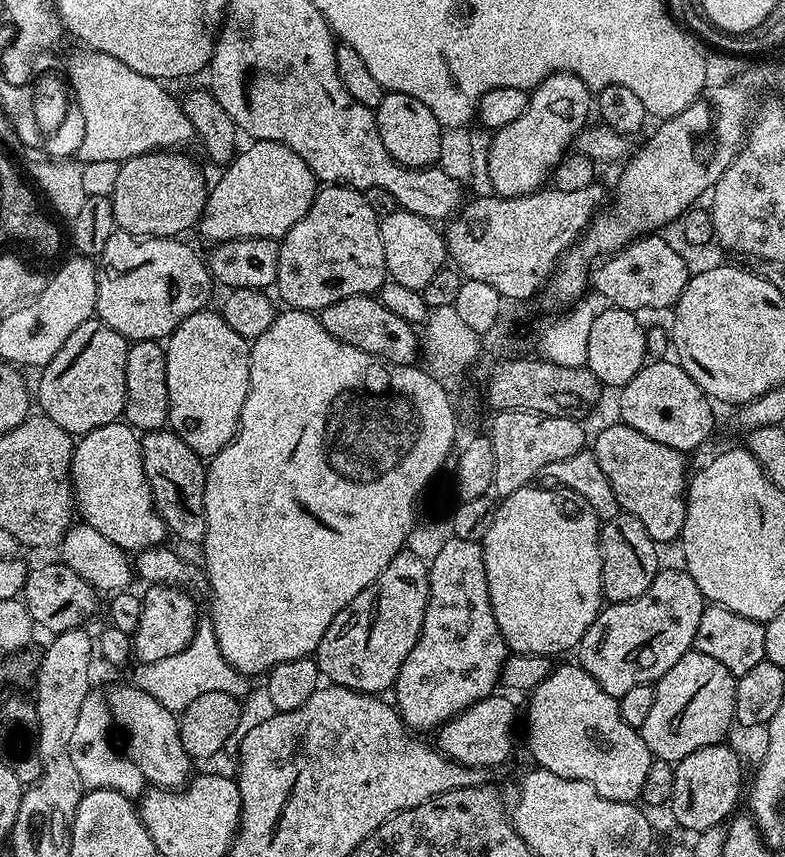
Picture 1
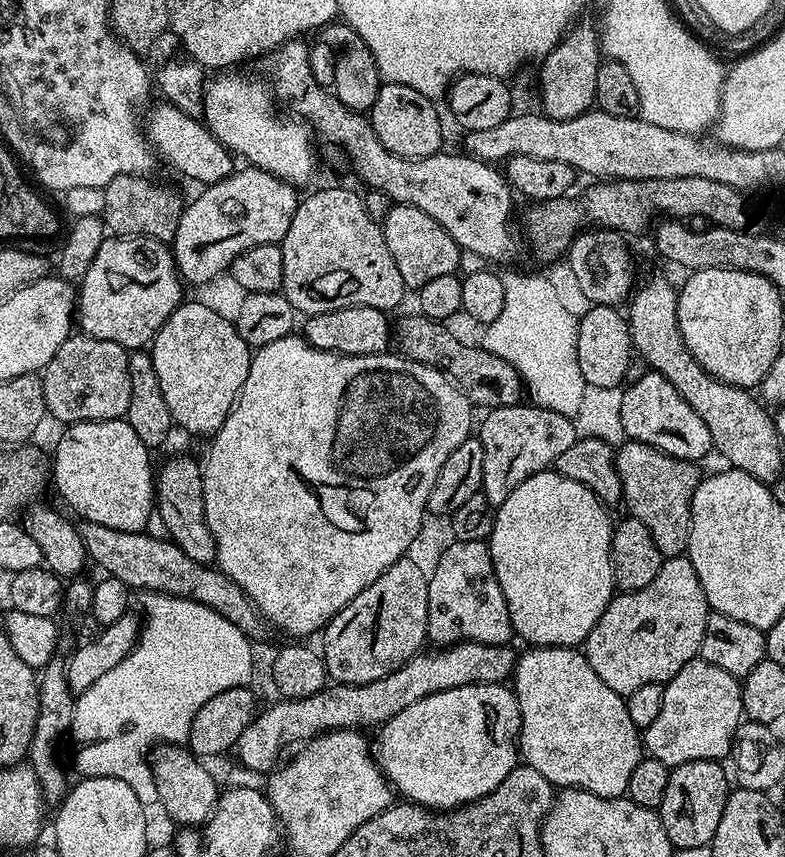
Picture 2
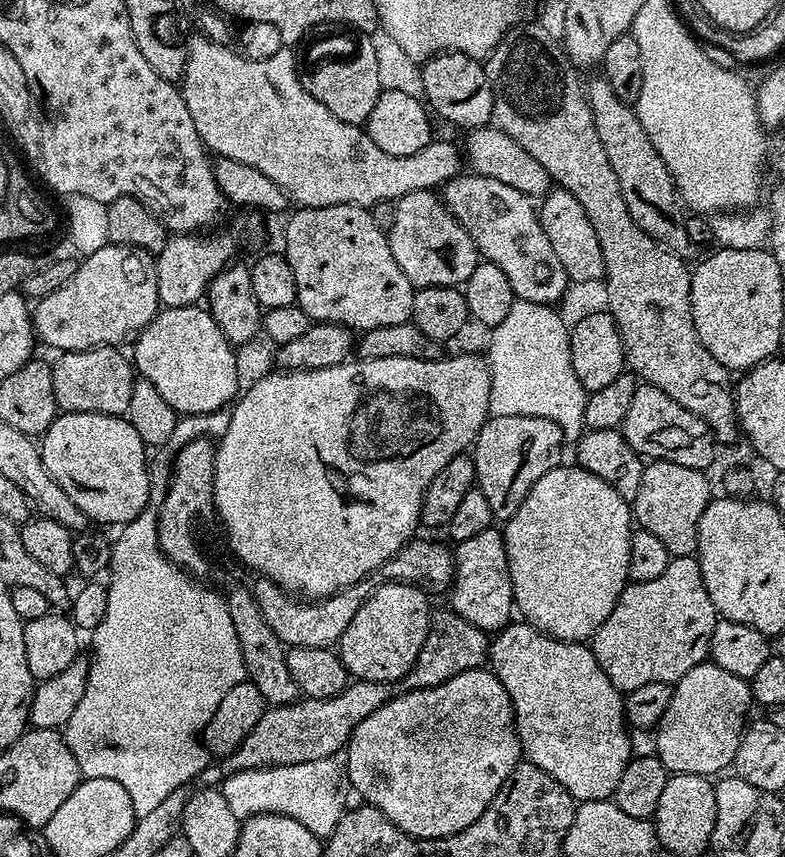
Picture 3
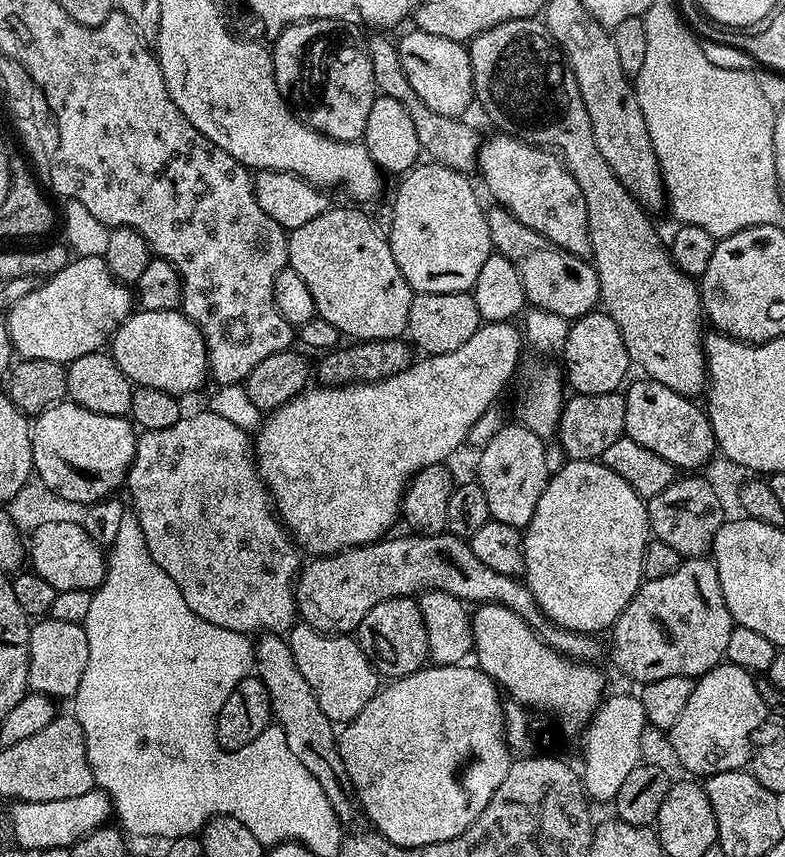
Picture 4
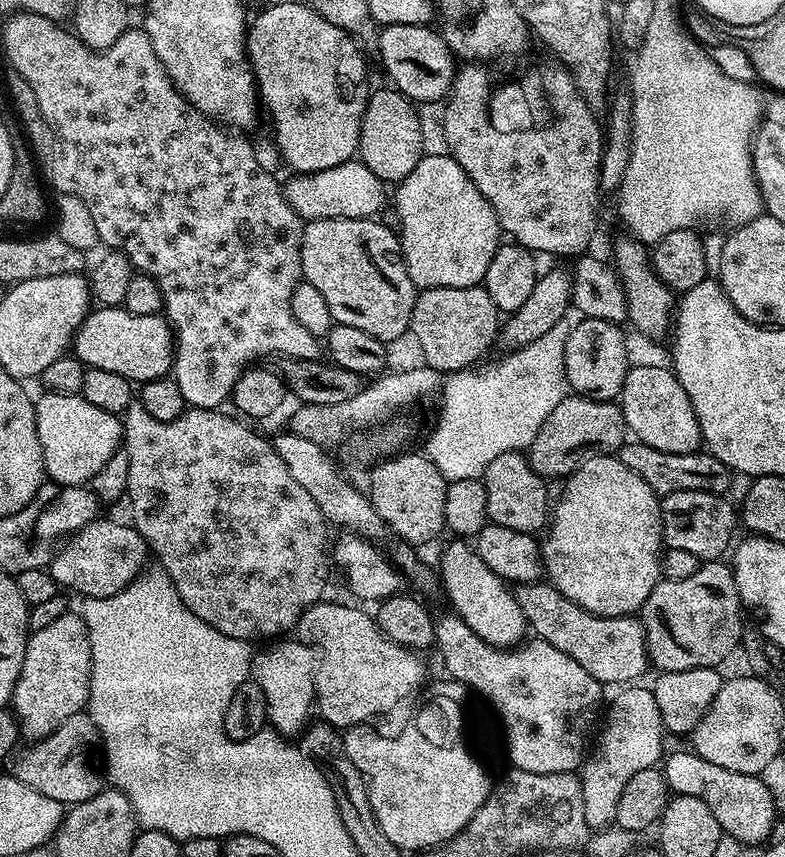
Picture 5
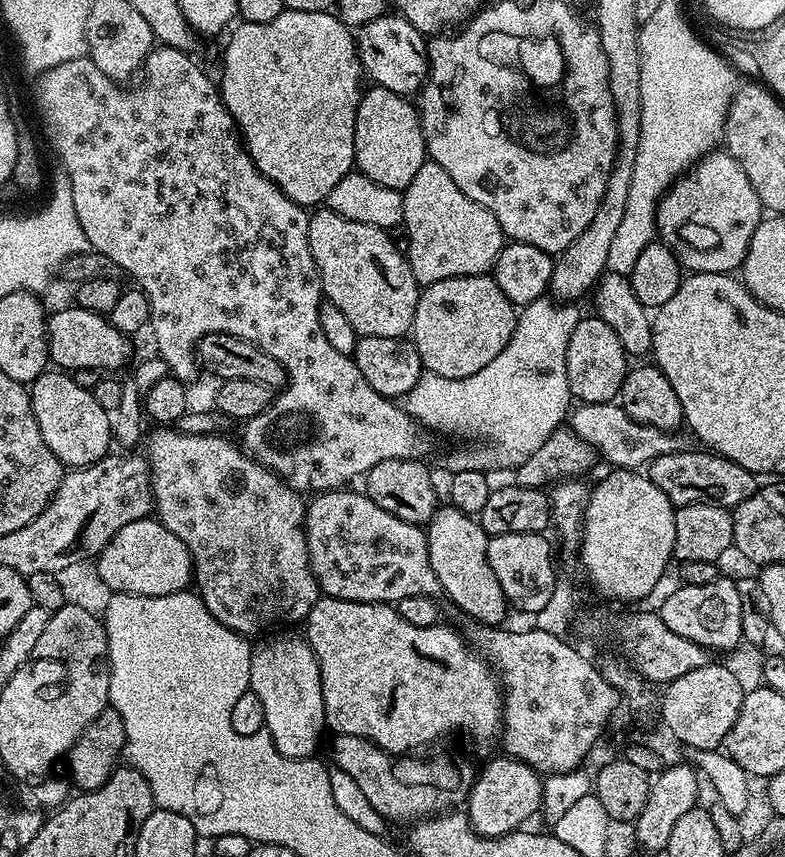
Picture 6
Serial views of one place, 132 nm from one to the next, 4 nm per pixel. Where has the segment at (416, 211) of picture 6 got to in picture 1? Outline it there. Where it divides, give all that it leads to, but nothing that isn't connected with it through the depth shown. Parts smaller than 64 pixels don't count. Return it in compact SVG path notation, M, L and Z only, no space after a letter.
M397 210L383 217L380 222L382 254L386 254L388 275L394 283L423 293L426 282L446 266L448 248L444 244L444 233L433 221L413 212Z

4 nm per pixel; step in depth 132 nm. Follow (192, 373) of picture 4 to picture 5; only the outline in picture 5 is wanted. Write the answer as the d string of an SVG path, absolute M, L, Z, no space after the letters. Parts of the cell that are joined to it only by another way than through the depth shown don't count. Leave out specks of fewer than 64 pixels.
M123 306L89 311L76 332L74 356L85 369L110 370L133 382L162 380L173 371L174 333L165 317L130 314Z

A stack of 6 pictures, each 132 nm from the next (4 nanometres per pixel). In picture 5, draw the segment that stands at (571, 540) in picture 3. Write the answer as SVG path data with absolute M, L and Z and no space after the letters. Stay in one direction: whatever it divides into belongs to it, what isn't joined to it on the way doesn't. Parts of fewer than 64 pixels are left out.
M616 454L589 457L574 469L571 475L563 481L563 484L564 493L561 494L560 501L557 504L555 501L554 507L550 512L550 523L546 528L548 541L545 539L542 544L542 555L544 557L547 579L561 594L566 598L570 598L570 602L582 606L582 610L586 610L590 614L598 614L599 616L631 616L639 613L646 602L646 598L650 598L654 586L660 583L662 579L660 562L665 542L662 514L660 513L661 497L657 496L654 490L650 490L650 486L646 486L646 482L642 482L642 478L638 478L638 474L634 474L634 470L630 470L630 466L622 466L619 455Z

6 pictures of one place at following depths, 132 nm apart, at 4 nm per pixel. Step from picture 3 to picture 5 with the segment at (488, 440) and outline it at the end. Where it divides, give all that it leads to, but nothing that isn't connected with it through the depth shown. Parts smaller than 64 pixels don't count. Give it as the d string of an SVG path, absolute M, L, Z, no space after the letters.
M507 452L498 454L494 462L483 474L486 490L486 506L488 519L498 526L506 526L506 530L539 533L550 520L550 500L548 504L548 488L546 480L533 470L524 452Z

